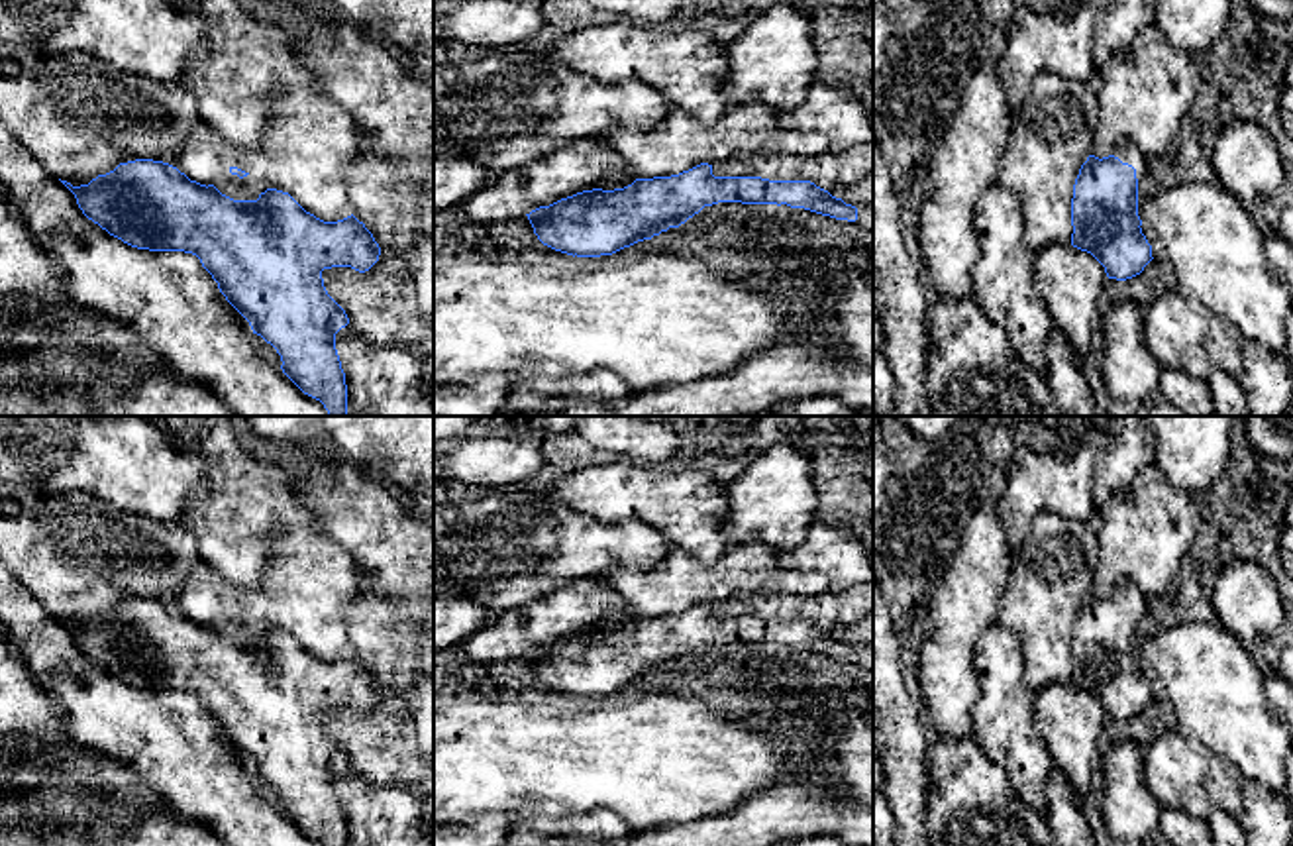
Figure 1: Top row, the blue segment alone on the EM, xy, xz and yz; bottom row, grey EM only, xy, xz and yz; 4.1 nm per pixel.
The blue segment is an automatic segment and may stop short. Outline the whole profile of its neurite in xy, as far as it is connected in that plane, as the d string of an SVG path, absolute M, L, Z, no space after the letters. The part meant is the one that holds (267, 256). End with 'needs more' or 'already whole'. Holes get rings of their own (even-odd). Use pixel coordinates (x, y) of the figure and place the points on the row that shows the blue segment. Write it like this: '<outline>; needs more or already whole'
M135 159L120 163L114 171L98 175L88 185L73 186L61 181L77 198L82 214L124 243L149 251L184 251L200 259L202 267L218 283L226 300L249 322L281 355L283 373L308 397L320 400L330 416L347 414L347 385L336 349L336 334L349 324L345 310L328 294L322 279L324 269L351 267L369 271L381 255L373 234L353 214L324 222L306 212L288 192L267 188L257 200L233 200L214 185L190 181L177 167Z; already whole

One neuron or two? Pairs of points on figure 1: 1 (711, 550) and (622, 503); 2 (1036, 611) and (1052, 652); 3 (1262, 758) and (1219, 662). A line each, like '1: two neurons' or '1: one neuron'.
1: one neuron
2: one neuron
3: one neuron

